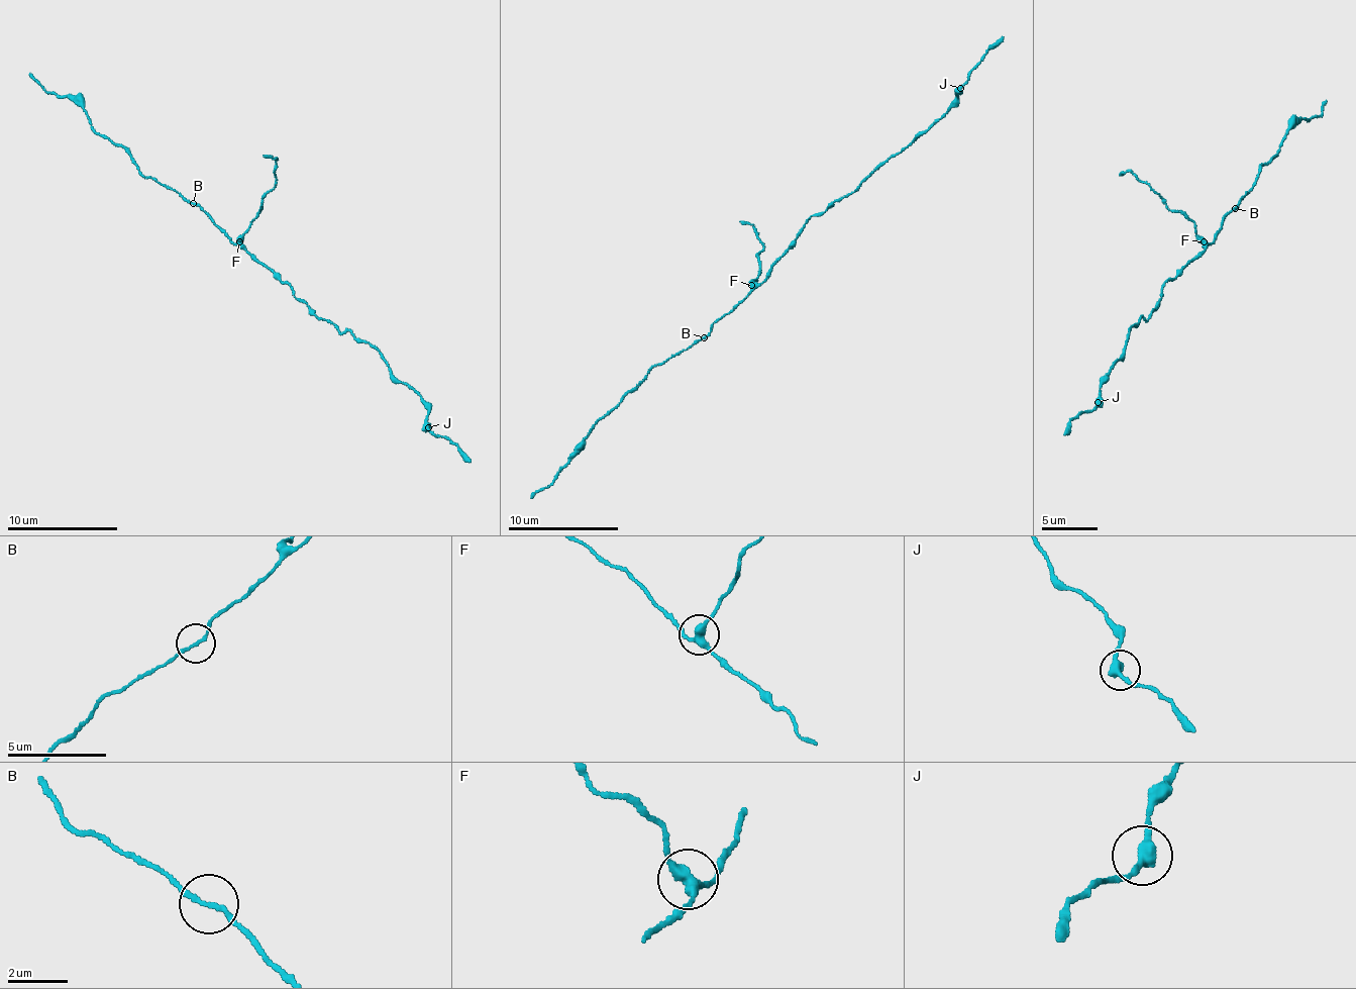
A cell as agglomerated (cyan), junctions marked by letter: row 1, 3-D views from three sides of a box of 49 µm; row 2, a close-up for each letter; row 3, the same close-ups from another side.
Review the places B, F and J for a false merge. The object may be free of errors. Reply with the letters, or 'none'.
F

